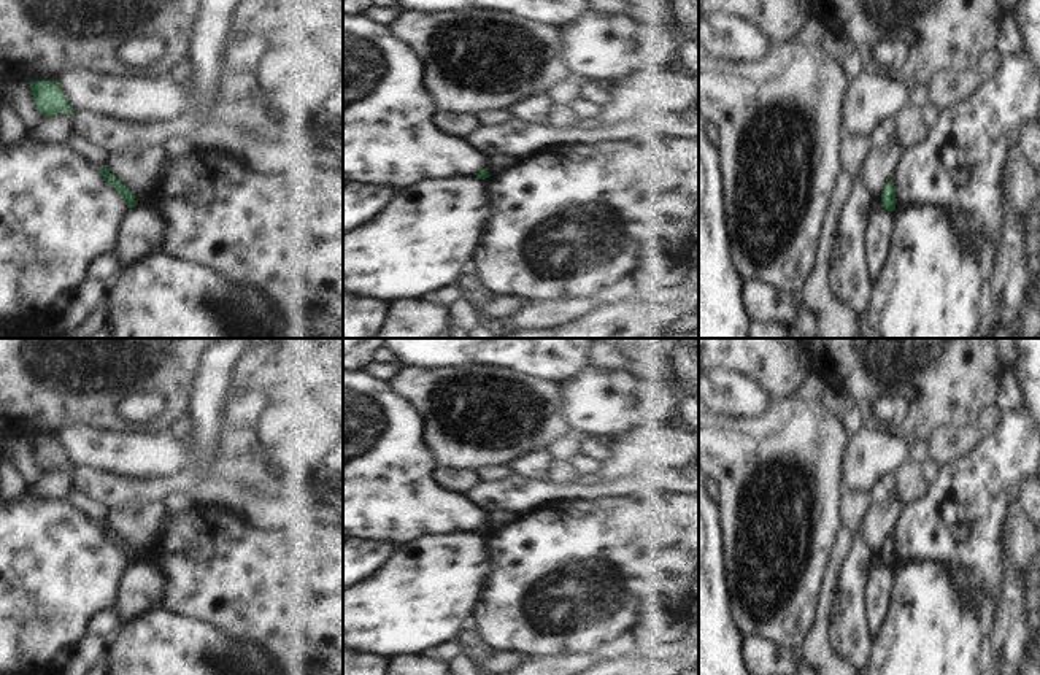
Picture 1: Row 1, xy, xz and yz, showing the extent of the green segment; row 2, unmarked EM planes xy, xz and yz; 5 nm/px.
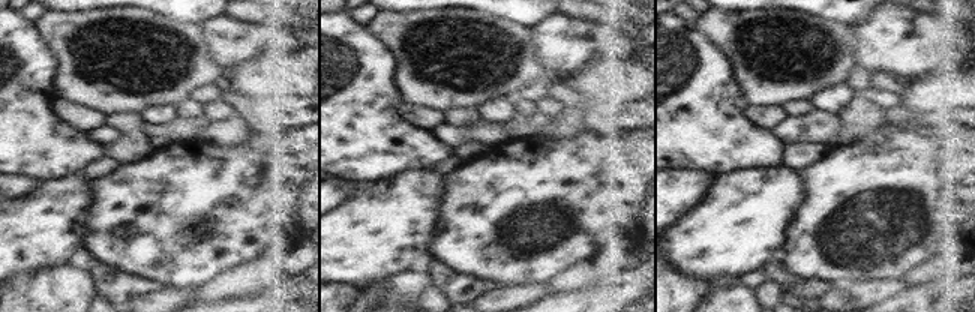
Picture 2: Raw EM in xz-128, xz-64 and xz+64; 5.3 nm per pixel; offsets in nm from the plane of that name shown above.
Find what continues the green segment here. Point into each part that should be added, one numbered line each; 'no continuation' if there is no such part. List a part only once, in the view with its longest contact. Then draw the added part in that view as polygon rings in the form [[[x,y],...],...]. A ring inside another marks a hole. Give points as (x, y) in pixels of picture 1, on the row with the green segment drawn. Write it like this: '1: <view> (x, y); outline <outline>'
no continuation

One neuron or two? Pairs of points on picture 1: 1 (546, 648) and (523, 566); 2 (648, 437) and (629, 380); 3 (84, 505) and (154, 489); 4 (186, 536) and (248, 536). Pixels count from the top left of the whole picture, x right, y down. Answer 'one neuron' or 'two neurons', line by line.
1: one neuron
2: one neuron
3: two neurons
4: one neuron

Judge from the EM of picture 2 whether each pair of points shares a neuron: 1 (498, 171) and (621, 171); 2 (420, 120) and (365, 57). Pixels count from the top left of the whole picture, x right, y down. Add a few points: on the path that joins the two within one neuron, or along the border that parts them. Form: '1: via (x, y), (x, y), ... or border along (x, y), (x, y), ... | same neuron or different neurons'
1: via (528, 171), (567, 171), (576, 165), (591, 165) | same neuron
2: border along (401, 102), (398, 113), (413, 125), (425, 129) | different neurons

